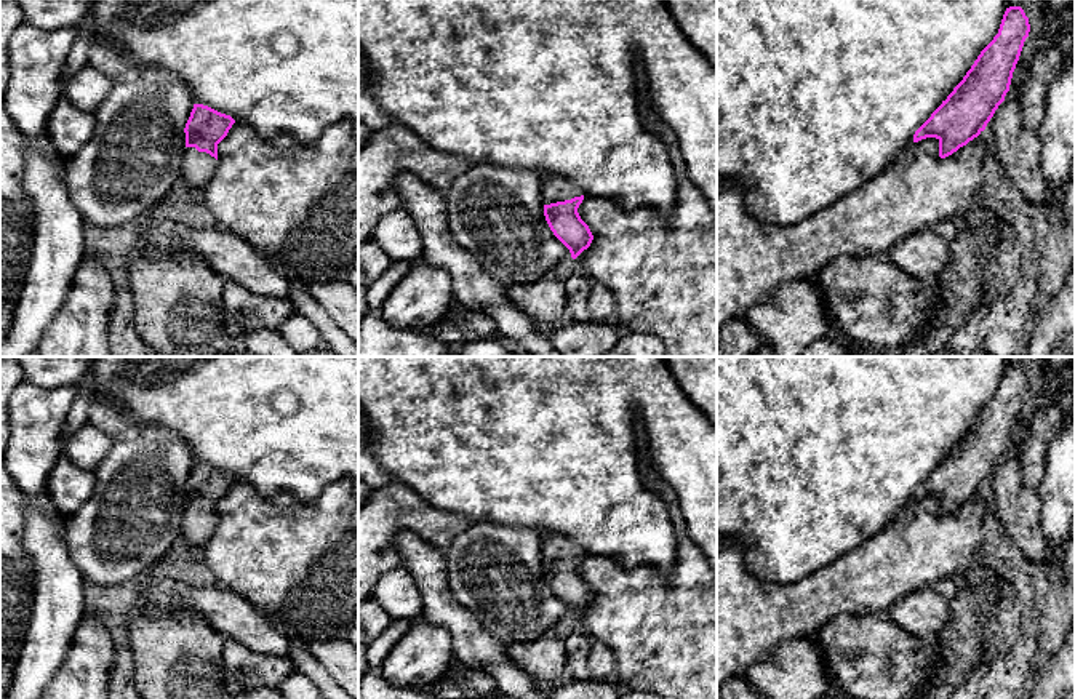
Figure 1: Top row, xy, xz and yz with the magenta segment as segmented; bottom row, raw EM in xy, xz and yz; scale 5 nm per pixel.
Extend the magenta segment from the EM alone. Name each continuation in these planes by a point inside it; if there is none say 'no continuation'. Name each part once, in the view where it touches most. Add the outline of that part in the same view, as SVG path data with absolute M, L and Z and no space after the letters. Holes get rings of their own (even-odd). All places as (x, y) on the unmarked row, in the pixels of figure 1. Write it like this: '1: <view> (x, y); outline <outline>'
1: xz (554, 547); outline M555 533L542 534L541 557L544 563L571 558L581 553L584 553L582 549L569 541L566 536Z

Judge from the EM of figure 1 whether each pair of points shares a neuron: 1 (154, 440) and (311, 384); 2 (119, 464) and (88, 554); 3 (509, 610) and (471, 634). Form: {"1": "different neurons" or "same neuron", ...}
{"1": "different neurons", "2": "same neuron", "3": "different neurons"}

